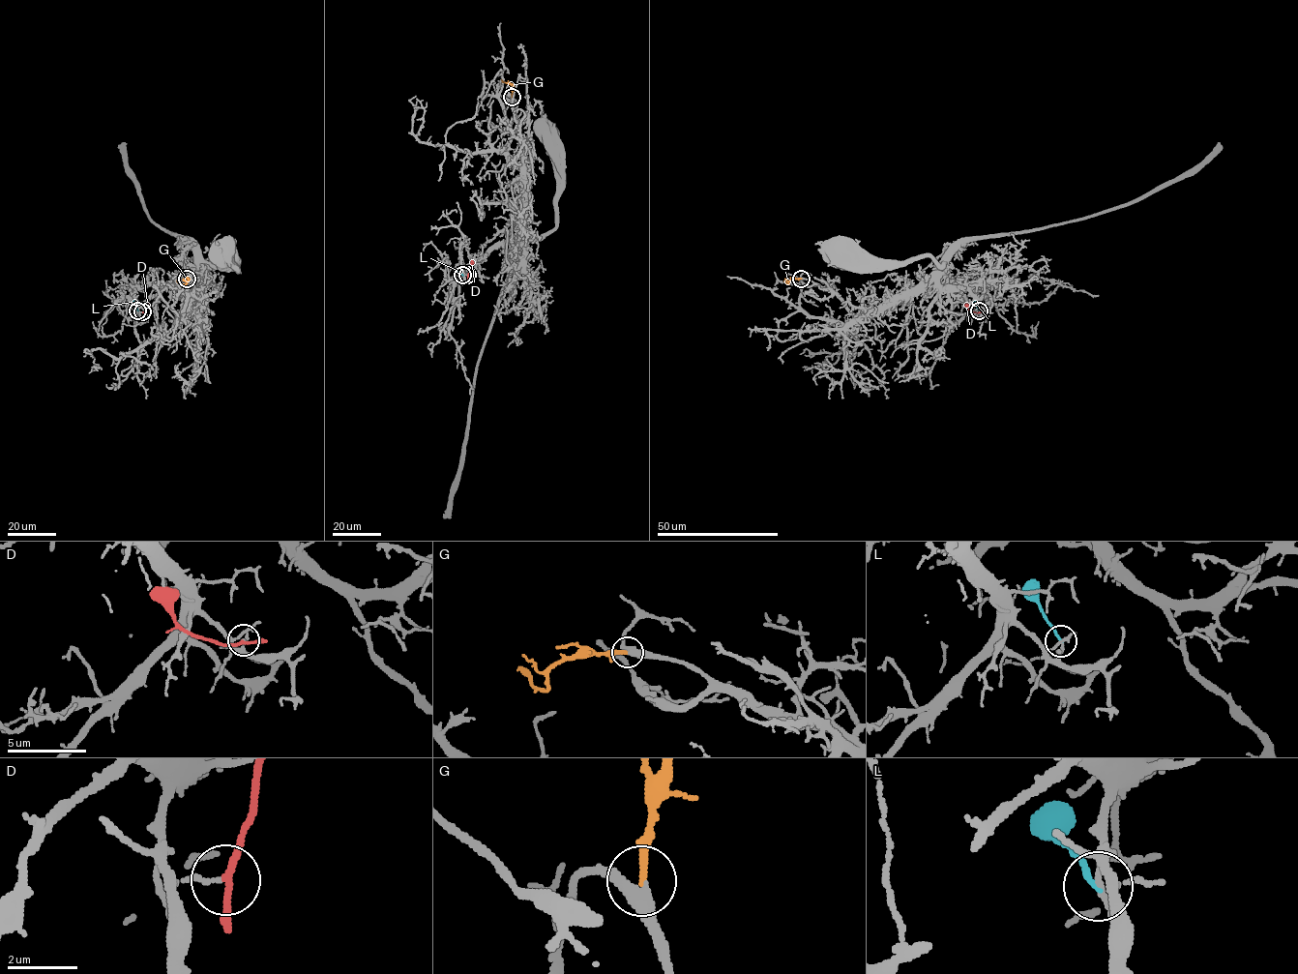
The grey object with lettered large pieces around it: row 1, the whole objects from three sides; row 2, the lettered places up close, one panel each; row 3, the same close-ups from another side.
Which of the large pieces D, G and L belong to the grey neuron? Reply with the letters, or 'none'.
G

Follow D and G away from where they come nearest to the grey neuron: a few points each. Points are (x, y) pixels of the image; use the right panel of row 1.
D: (979, 311), (971, 311), (965, 304)
G: (801, 279), (793, 279), (788, 283), (783, 280)

